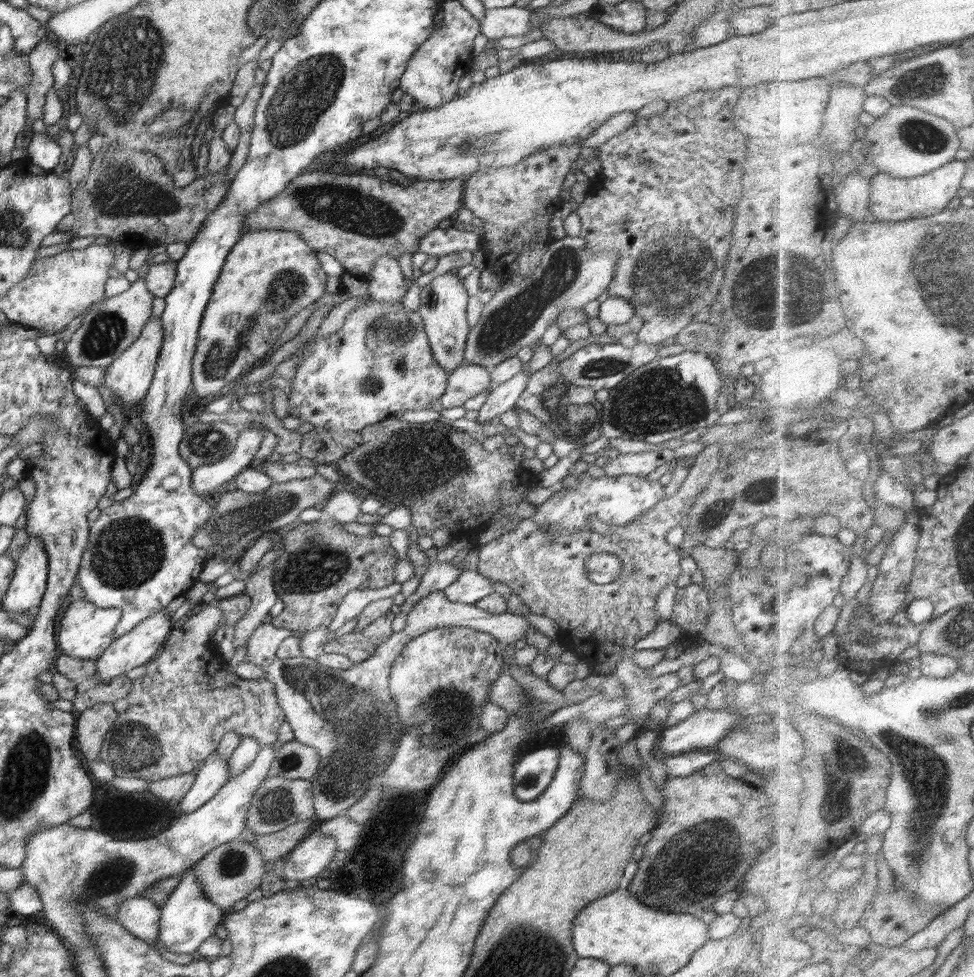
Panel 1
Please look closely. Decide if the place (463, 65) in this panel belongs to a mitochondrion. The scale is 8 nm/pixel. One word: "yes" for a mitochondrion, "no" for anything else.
no

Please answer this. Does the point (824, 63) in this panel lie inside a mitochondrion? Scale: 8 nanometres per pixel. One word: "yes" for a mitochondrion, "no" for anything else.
no

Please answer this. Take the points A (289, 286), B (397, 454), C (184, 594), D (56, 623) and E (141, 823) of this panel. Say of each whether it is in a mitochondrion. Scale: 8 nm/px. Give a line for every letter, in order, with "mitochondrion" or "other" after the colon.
A: mitochondrion
B: mitochondrion
C: other
D: other
E: other

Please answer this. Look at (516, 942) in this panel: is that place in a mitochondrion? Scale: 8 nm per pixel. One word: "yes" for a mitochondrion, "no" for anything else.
yes

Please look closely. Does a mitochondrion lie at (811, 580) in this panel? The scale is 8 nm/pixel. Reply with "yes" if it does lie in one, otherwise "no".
yes

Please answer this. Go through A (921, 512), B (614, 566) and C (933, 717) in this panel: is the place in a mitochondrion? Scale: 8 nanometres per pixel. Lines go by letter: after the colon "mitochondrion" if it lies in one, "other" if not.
A: other
B: mitochondrion
C: mitochondrion

